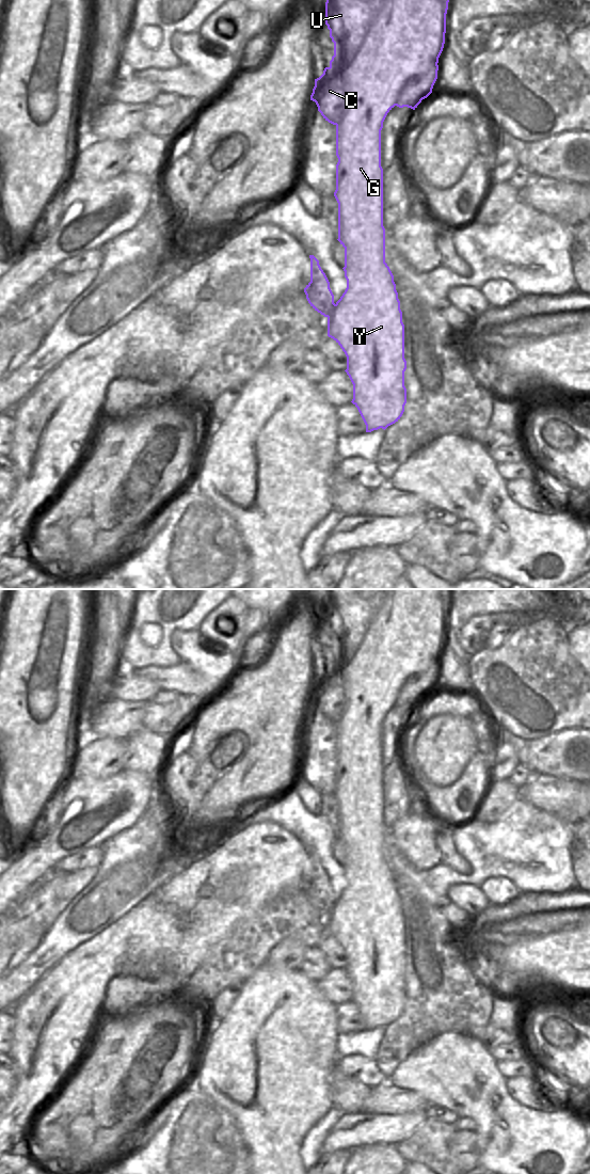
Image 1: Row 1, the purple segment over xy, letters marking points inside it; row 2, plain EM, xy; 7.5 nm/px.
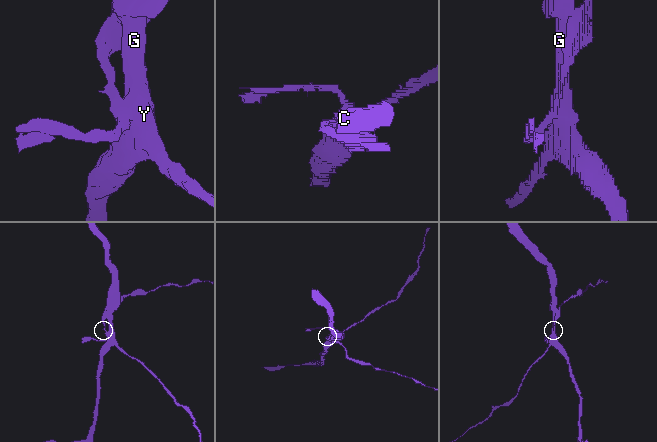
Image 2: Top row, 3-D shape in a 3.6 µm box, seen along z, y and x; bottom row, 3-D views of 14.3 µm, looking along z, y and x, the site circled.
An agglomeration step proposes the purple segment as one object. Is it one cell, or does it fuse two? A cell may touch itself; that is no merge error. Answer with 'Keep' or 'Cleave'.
Cleave.

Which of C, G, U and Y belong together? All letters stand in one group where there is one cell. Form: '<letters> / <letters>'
C / G U Y

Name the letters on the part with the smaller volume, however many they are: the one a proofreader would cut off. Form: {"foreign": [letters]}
{"foreign": ["C"]}

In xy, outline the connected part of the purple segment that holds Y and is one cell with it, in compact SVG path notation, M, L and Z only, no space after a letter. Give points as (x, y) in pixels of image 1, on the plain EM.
M328 589L325 600L325 622L330 628L330 635L334 640L334 653L330 659L332 669L342 677L345 687L345 702L340 713L340 719L336 723L336 788L334 794L338 800L338 839L345 845L345 875L347 886L336 900L332 911L328 915L328 934L333 936L342 947L347 954L347 967L345 968L353 982L352 1001L357 1005L365 1022L366 1030L380 1026L386 1027L400 1017L406 1001L406 986L404 984L404 969L406 958L404 956L404 922L400 899L394 879L394 873L385 860L385 826L383 824L383 766L381 764L381 728L387 711L395 704L408 704L413 708L431 691L437 677L438 655L443 649L446 631L446 612L449 589Z

